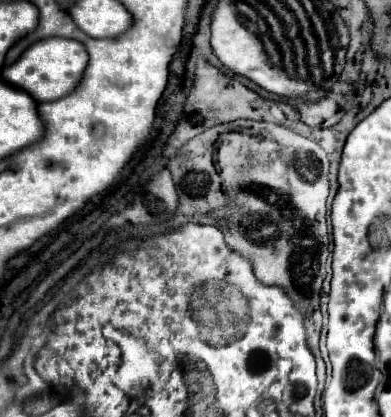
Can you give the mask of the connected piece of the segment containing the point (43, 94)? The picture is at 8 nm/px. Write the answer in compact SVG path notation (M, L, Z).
M56 36L56 38L46 38L32 44L20 56L18 62L2 68L2 78L6 78L8 84L26 88L26 92L30 92L30 96L34 96L34 100L38 102L54 102L76 90L76 86L84 76L86 66L88 66L88 52L84 44Z

